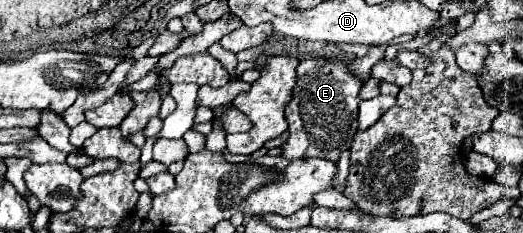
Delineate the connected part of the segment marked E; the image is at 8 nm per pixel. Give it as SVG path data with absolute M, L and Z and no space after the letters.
M337 56L321 58L311 72L297 78L293 100L285 108L289 138L281 144L281 156L285 156L287 160L323 158L339 162L341 152L351 148L353 136L359 130L357 106L361 102L361 86L363 78L355 76L349 70L349 62L339 60Z

